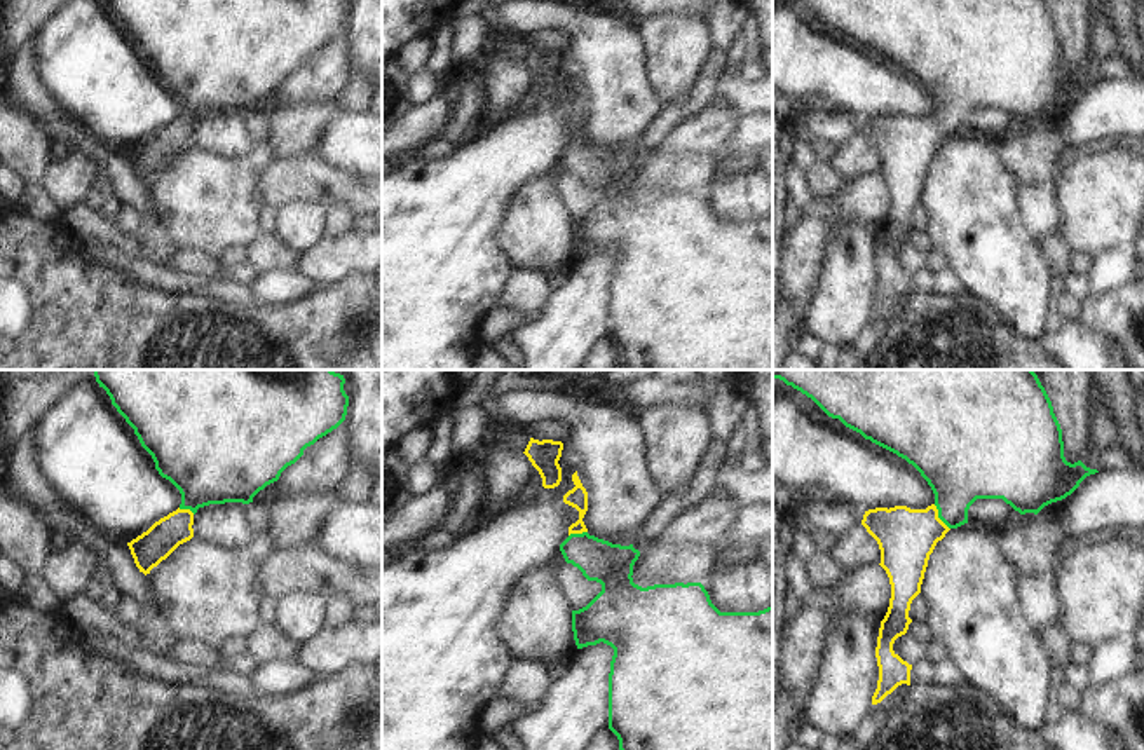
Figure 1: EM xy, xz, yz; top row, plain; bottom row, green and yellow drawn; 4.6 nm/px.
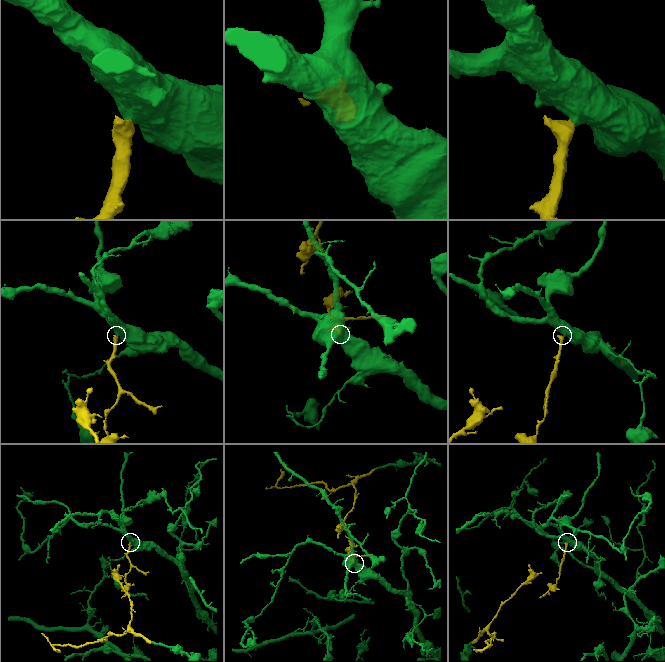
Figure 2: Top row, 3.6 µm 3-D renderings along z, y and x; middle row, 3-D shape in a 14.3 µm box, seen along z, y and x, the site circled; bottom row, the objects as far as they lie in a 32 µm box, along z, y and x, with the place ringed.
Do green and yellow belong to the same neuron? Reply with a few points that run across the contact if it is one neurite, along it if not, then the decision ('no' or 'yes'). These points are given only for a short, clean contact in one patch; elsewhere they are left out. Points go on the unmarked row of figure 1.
yz (960, 77), (953, 110), (939, 126), (930, 135), (905, 147) | yes

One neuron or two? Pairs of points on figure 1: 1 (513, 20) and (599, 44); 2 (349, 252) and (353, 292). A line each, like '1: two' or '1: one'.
1: one
2: two

